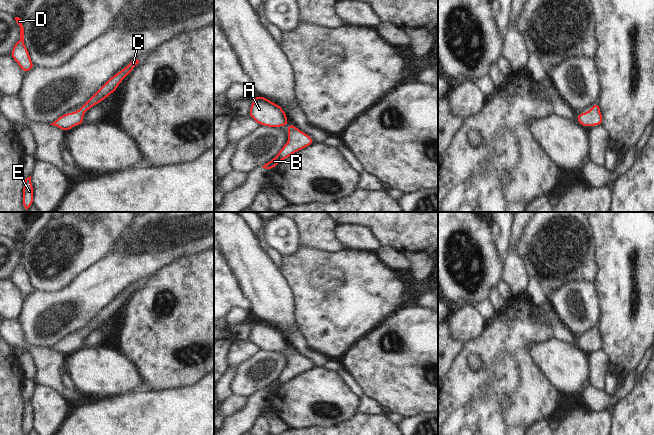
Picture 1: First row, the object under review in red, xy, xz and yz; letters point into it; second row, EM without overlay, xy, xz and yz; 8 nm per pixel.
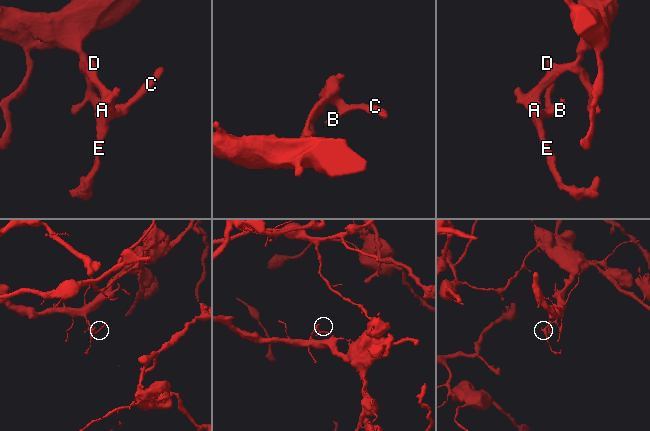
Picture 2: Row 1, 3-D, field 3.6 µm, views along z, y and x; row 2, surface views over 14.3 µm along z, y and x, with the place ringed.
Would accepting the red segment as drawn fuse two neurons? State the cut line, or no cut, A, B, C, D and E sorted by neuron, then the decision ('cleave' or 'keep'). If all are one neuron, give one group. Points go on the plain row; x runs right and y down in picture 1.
cut none; groups A B C D E; keep

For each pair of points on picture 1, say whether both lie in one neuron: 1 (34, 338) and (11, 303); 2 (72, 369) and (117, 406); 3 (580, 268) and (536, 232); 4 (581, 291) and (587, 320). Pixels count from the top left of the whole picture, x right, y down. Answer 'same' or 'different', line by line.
1: different
2: different
3: same
4: same

